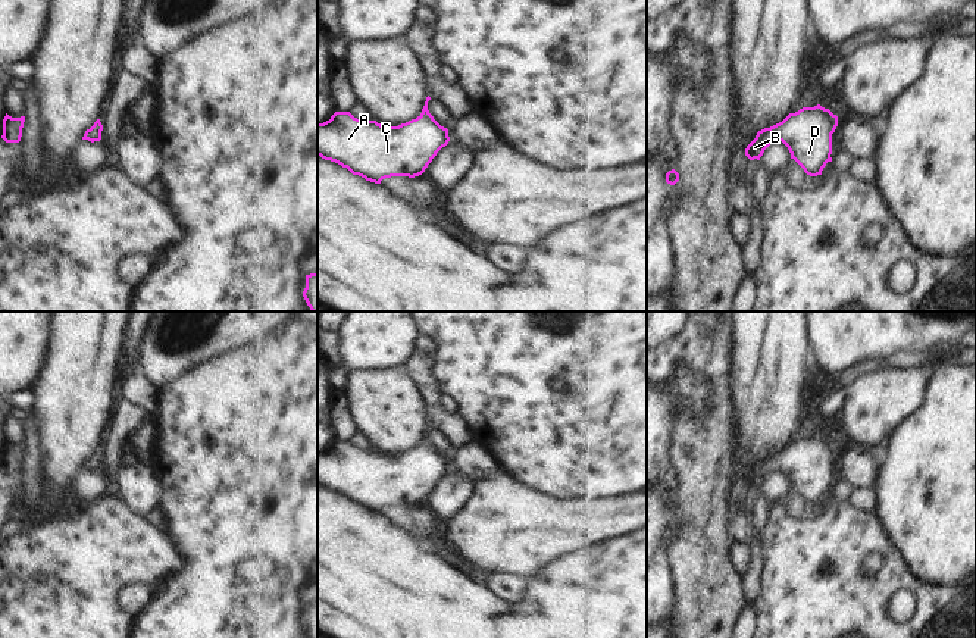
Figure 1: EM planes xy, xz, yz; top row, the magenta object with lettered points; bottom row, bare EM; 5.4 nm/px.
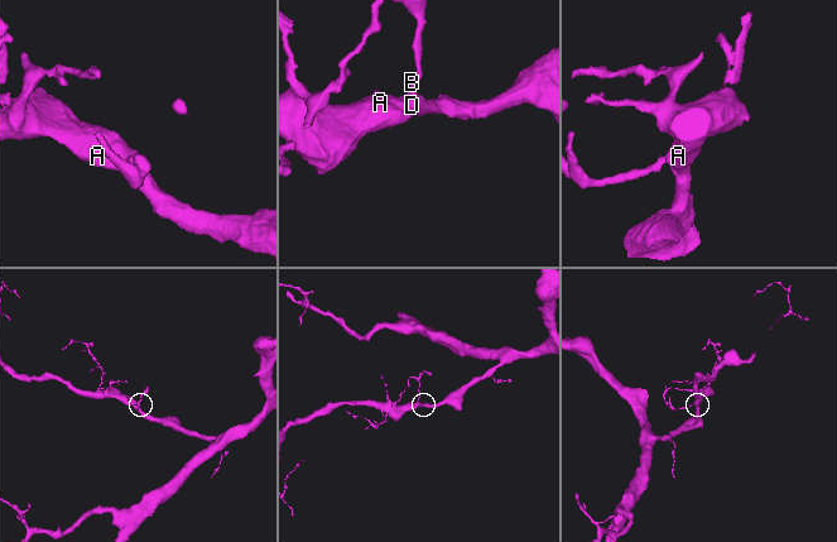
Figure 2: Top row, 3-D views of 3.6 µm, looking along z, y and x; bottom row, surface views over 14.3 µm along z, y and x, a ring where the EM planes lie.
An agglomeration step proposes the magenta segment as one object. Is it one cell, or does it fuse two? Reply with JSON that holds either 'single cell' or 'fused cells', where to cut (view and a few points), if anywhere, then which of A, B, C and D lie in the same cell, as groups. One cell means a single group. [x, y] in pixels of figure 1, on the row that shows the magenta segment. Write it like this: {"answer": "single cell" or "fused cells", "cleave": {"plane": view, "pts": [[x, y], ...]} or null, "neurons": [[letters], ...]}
{"answer": "single cell", "cleave": null, "neurons": [["A", "B", "C", "D"]]}

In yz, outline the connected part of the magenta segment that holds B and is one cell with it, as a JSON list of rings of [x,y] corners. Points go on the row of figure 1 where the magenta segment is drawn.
[[[820,104],[803,107],[789,113],[782,122],[757,132],[747,146],[745,156],[760,160],[764,150],[782,141],[807,175],[822,175],[828,162],[832,162],[832,134],[838,126],[838,116]]]

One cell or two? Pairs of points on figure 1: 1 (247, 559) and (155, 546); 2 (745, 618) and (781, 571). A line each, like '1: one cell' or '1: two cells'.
1: two cells
2: two cells

